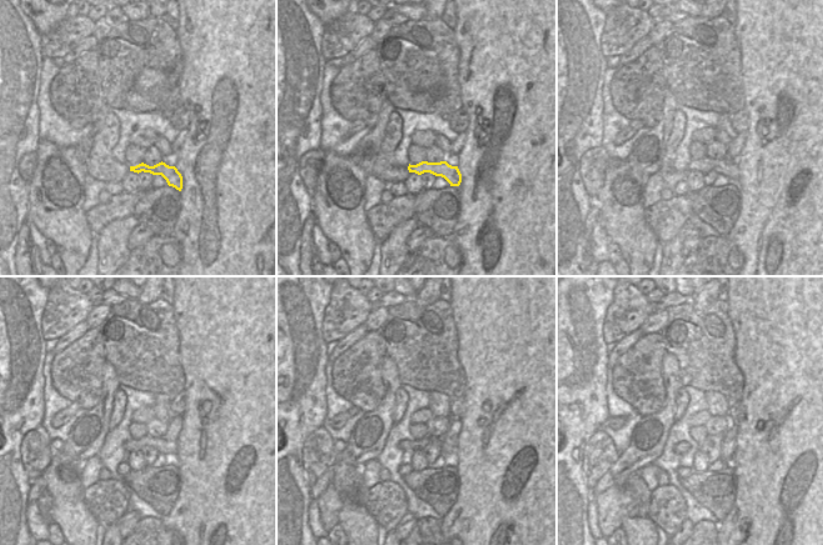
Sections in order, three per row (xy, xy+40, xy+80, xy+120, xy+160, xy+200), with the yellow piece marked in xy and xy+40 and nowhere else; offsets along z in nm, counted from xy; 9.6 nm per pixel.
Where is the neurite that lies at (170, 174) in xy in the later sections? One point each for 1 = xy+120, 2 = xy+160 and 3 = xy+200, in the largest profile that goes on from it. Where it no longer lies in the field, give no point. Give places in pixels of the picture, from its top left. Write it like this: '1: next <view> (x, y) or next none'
1: next xy+120 (164, 448)
2: next xy+160 (404, 445)
3: next xy+200 (683, 446)

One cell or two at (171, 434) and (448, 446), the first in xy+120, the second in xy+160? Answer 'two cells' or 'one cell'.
one cell

